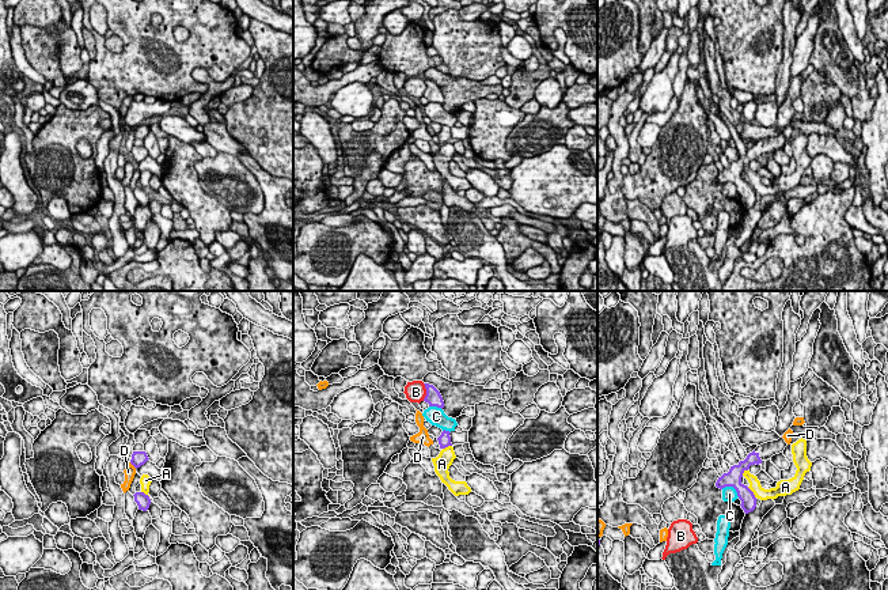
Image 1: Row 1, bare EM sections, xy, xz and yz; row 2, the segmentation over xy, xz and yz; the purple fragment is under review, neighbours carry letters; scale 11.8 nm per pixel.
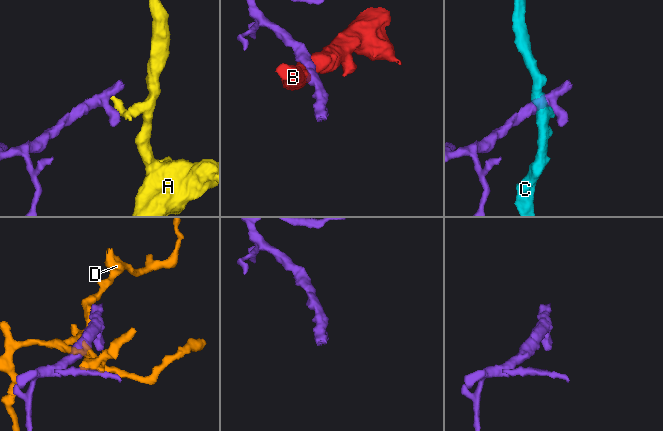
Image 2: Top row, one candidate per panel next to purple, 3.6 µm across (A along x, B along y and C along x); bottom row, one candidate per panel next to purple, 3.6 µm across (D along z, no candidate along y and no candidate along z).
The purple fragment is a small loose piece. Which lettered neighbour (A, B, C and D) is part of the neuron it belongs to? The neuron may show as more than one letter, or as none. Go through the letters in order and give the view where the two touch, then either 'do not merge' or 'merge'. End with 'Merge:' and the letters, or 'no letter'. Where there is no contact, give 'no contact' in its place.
A: contact in yz; do not merge
B: contact in xz; do not merge
C: contact in yz; do not merge
D: contact in xy; do not merge
Merge: no letter

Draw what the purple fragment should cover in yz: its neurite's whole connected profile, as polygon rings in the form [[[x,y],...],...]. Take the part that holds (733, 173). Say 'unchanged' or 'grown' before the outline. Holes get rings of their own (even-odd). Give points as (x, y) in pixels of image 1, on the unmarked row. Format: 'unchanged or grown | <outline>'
grown | [[[781,132],[778,136],[767,137],[758,141],[752,148],[747,151],[744,156],[730,162],[728,169],[718,173],[716,182],[722,185],[725,182],[733,182],[741,196],[741,204],[745,209],[751,208],[756,203],[756,193],[754,188],[741,178],[743,169],[750,164],[751,160],[759,160],[763,156],[771,155],[773,151],[783,148],[788,139]]]

